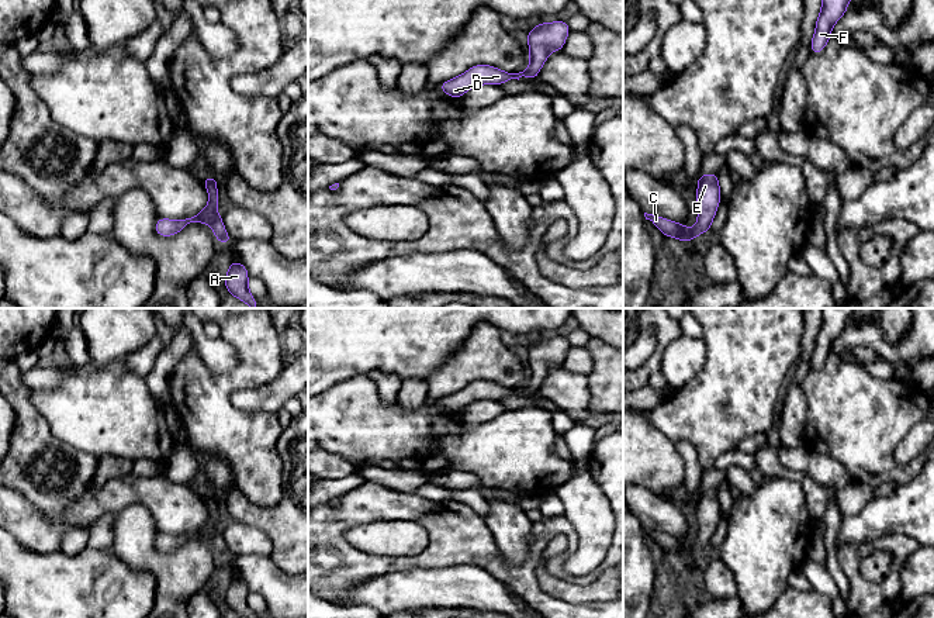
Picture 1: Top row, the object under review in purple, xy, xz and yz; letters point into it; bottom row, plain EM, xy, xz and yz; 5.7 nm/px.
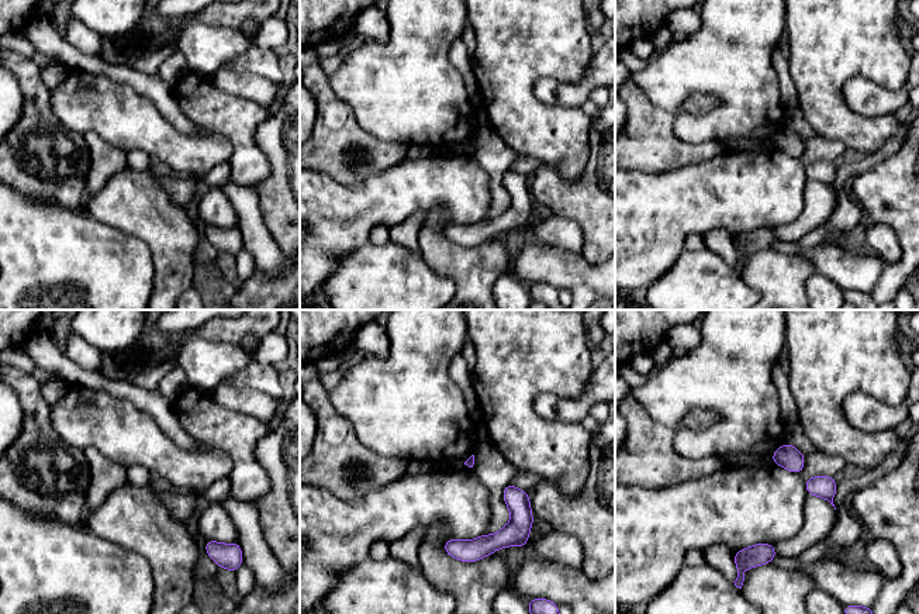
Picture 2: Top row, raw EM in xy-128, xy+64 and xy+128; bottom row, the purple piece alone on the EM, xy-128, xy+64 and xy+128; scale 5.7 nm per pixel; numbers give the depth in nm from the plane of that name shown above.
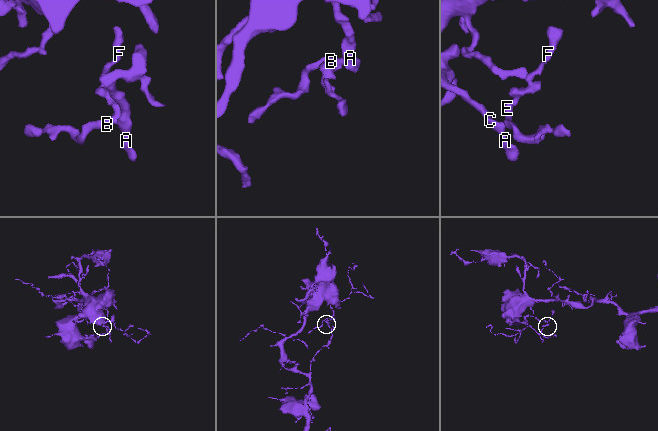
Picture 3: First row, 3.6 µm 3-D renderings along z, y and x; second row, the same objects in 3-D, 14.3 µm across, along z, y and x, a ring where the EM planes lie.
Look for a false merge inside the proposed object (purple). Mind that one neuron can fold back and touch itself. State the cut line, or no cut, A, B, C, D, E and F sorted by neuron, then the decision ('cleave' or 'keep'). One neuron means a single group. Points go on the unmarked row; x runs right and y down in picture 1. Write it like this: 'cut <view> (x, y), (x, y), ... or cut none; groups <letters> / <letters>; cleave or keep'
cut none; groups A B C D E F; keep

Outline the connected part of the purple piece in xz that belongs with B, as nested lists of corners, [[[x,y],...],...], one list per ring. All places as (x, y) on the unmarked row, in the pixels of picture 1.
[[[554,336],[550,339],[539,338],[527,348],[530,381],[519,389],[508,389],[490,380],[475,380],[463,390],[443,397],[437,403],[456,414],[460,414],[467,405],[480,400],[501,400],[513,394],[526,391],[532,396],[537,394],[537,387],[544,380],[547,372],[553,366],[561,366],[565,353],[570,349],[567,336]]]

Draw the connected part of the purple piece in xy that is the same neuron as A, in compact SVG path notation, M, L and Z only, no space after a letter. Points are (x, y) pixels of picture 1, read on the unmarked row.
M232 574L228 588L225 590L225 603L231 611L238 612L243 618L257 618L248 604L248 584Z

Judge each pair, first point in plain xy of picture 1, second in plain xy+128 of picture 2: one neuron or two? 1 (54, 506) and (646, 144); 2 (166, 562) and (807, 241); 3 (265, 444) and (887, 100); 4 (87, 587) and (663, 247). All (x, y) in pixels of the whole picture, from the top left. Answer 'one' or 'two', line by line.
1: one
2: two
3: two
4: two

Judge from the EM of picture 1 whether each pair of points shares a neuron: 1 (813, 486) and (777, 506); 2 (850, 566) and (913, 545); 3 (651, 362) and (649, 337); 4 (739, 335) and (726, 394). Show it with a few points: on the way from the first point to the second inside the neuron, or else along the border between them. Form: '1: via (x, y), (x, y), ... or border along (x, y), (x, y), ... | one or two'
1: border along (775, 476), (792, 479), (801, 486), (813, 524) | two
2: via (865, 586), (882, 587), (893, 576), (896, 563) | one
3: border along (651, 324), (656, 331), (656, 347), (637, 368) | two
4: via (739, 349), (739, 380) | one

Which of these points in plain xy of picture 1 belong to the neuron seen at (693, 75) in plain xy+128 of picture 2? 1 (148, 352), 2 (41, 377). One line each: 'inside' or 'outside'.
1: outside
2: outside

